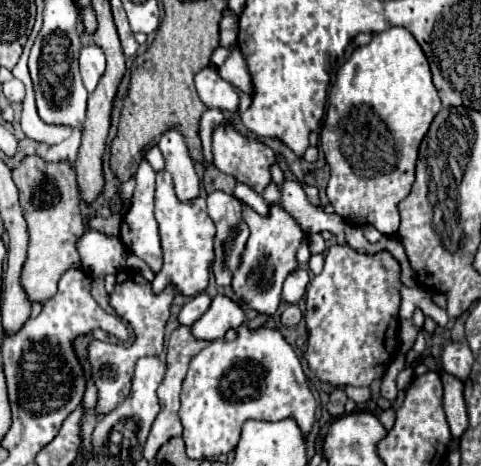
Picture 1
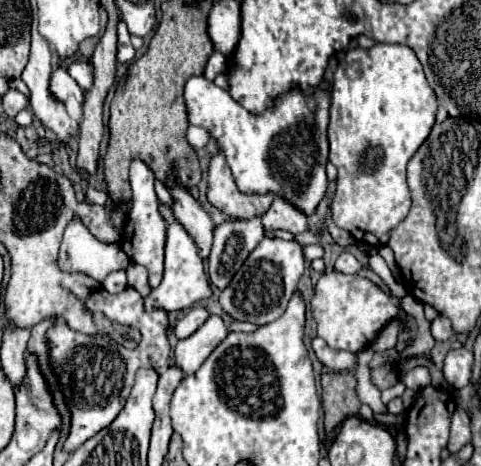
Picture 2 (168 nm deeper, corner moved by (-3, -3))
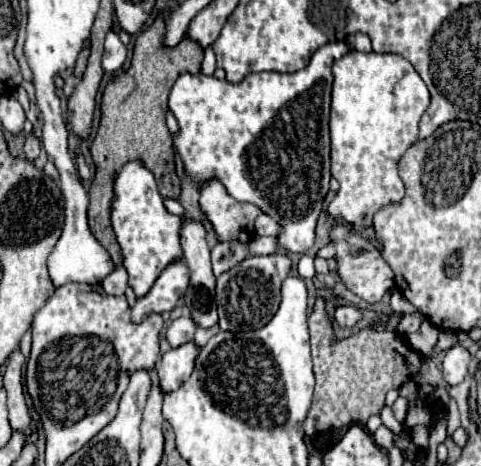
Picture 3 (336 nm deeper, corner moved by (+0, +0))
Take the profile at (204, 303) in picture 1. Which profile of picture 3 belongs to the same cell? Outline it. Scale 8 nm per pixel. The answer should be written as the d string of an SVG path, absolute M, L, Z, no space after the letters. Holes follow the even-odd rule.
M182 316L182 318L176 318L168 330L166 330L166 340L172 348L178 348L186 342L192 342L194 338L194 332L196 332L196 322L192 322L192 318L188 316Z

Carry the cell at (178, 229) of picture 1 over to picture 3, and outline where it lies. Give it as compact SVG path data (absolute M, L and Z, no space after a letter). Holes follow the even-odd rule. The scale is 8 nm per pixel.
M172 262L172 266L168 266L154 282L150 292L134 304L132 322L140 324L154 312L156 314L170 312L182 298L186 288L188 288L188 266L184 262Z

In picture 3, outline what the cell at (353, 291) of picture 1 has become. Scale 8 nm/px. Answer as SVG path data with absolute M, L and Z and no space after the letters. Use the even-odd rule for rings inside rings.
M342 306L342 308L338 308L338 310L336 310L334 322L336 322L338 326L354 326L360 318L362 318L362 314L360 314L356 308Z

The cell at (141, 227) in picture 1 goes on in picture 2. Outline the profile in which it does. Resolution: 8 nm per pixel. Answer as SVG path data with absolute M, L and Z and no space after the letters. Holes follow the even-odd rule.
M135 159L131 163L131 171L129 171L129 181L131 181L131 189L133 189L133 209L129 213L127 225L123 229L121 235L121 249L131 257L131 261L141 263L147 267L149 271L149 285L157 287L161 283L163 277L163 247L165 247L165 225L163 225L163 217L159 217L157 211L157 195L155 195L155 187L153 187L153 171L139 159Z

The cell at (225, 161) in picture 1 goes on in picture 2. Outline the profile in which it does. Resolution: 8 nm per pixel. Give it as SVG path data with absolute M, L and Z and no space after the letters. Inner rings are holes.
M217 151L209 163L209 193L207 199L211 205L225 211L229 217L251 219L269 209L273 193L243 193L239 191L231 169L225 161L225 155Z

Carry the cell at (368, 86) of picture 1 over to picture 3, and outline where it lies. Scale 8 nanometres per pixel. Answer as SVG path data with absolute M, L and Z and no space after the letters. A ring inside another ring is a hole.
M352 50L332 64L334 88L332 88L332 112L329 131L332 138L332 176L340 182L340 190L332 200L328 212L336 220L344 220L362 230L372 224L372 218L380 206L388 202L400 202L404 198L404 184L398 176L396 162L416 142L418 122L428 108L430 94L414 66L398 54L364 54Z

